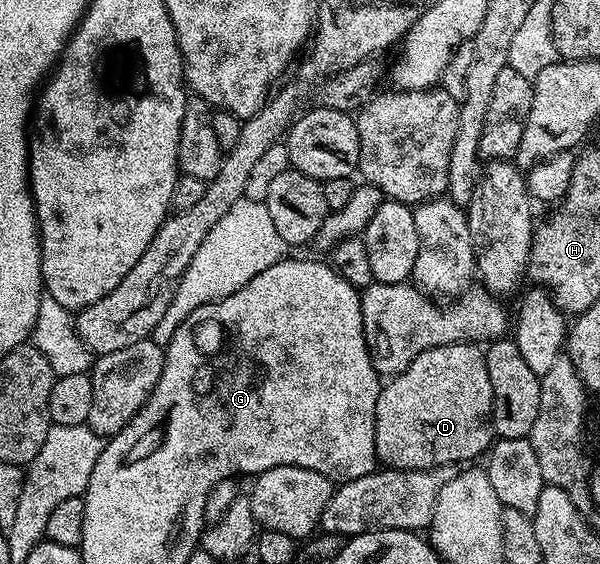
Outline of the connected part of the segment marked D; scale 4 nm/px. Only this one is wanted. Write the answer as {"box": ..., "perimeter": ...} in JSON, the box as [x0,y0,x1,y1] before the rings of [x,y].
{"box":[376,342,494,471],"perimeter":[[[463,342],[461,344],[445,344],[424,350],[415,360],[407,366],[398,376],[387,379],[382,386],[382,393],[376,402],[376,454],[379,465],[387,469],[400,471],[418,471],[436,467],[444,467],[446,464],[461,465],[461,460],[474,462],[478,455],[485,453],[492,443],[492,417],[494,403],[492,402],[492,381],[488,378],[488,366],[486,365],[486,353],[477,343]]]}

